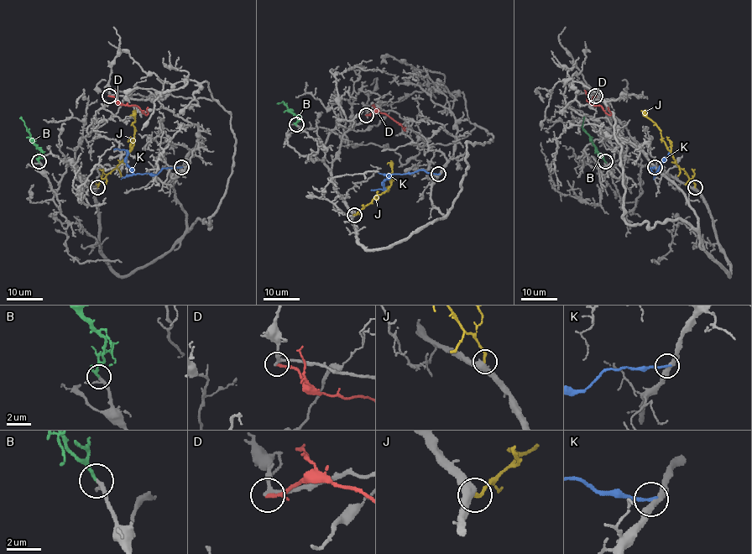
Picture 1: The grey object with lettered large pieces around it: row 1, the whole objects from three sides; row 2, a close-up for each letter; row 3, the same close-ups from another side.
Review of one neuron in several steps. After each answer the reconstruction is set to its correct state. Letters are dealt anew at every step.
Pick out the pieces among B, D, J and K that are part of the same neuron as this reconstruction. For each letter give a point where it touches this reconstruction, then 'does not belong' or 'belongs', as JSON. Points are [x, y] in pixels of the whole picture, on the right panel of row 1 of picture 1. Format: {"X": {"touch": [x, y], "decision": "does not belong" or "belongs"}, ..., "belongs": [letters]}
{"B": {"touch": [605, 161], "decision": "belongs"}, "D": {"touch": [595, 96], "decision": "does not belong"}, "J": {"touch": [695, 187], "decision": "belongs"}, "K": {"touch": [655, 167], "decision": "does not belong"}, "belongs": ["B", "J"]}

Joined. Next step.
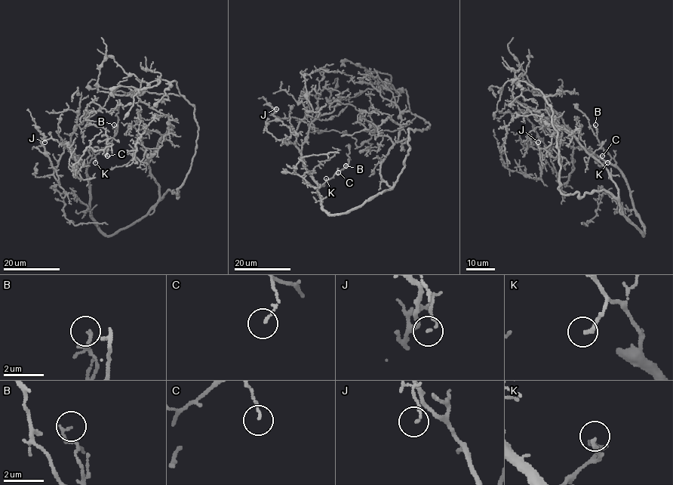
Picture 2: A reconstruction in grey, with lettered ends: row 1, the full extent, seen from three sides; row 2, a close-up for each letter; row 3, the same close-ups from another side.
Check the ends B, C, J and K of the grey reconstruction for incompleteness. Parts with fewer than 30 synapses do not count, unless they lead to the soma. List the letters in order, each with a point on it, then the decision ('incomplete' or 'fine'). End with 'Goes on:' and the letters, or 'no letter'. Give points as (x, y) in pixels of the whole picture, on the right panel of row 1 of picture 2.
B: place (595, 125); fine
C: place (602, 156); fine
J: place (538, 142); fine
K: place (607, 162); fine
Goes on: no letter

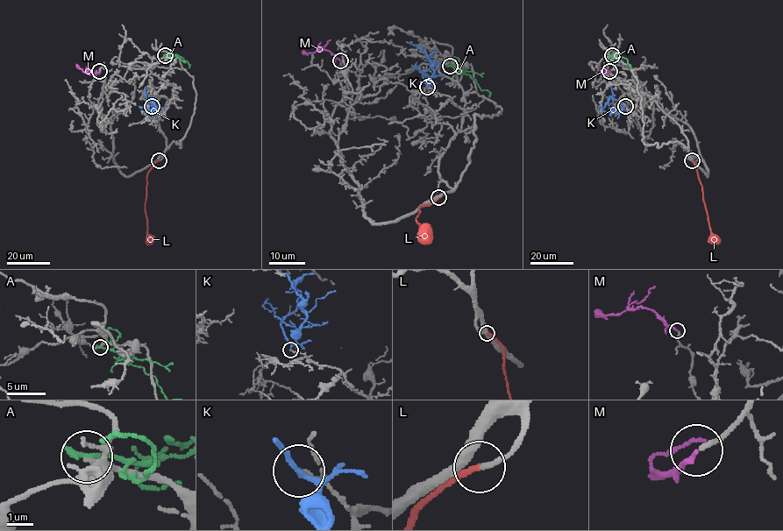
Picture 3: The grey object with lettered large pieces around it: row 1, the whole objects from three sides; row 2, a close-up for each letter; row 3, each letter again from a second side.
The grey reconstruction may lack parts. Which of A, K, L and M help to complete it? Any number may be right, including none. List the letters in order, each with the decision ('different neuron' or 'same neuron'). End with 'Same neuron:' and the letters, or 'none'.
A: different neuron
K: different neuron
L: same neuron
M: same neuron
Same neuron: L, M

